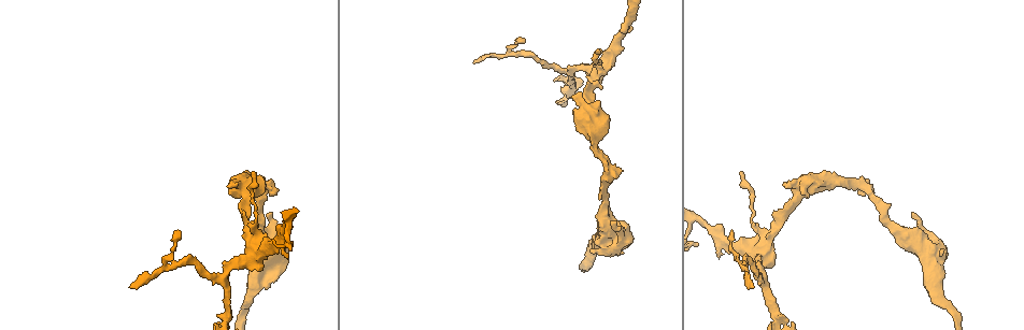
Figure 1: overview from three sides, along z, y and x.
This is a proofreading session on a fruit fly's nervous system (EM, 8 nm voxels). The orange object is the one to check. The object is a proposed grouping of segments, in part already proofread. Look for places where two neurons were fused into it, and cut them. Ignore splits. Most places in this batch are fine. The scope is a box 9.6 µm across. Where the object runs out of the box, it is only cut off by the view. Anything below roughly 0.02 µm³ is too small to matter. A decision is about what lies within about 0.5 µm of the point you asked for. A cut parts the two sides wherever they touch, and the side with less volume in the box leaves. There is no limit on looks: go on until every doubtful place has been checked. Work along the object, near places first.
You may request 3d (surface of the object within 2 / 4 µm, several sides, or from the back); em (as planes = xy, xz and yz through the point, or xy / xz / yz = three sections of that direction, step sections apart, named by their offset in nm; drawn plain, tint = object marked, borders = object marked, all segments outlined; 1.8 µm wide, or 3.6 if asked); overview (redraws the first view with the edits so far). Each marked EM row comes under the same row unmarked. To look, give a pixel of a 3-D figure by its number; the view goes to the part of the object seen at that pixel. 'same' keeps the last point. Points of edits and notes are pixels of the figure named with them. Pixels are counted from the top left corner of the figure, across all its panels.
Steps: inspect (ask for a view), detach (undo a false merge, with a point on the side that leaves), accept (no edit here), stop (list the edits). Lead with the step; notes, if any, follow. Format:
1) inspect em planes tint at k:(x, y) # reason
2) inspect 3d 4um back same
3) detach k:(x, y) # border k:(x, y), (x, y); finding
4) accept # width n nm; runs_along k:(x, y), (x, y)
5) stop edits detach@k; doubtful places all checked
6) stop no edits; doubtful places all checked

inspect em 3.6um xy step 16 tint at 1:(925, 251) # thick turns thin

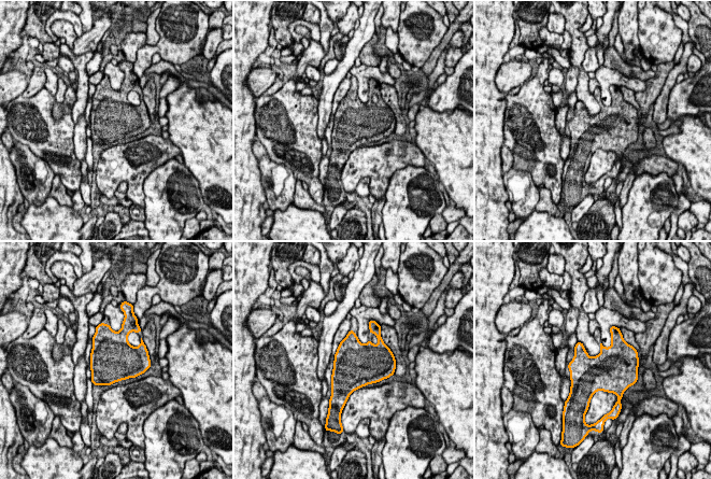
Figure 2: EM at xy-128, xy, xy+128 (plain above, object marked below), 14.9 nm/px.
inspect em 3.6um planes borders same

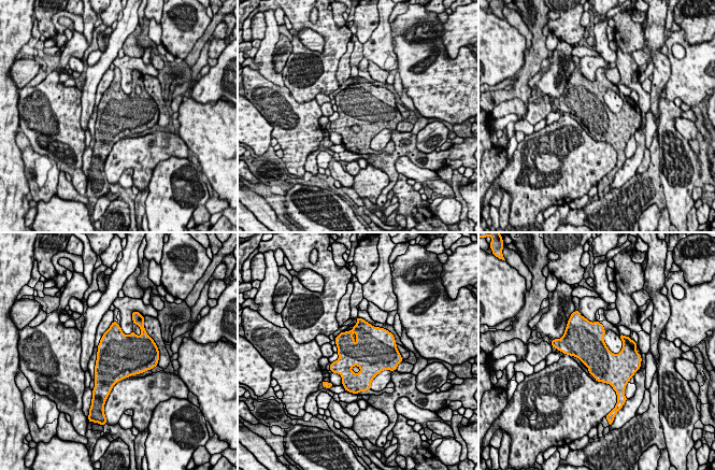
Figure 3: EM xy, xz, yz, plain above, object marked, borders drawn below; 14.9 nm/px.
accept # width 460 nm; continuous, no second neuron

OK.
inspect 3d 4um at 1:(250, 252) # sharp bend

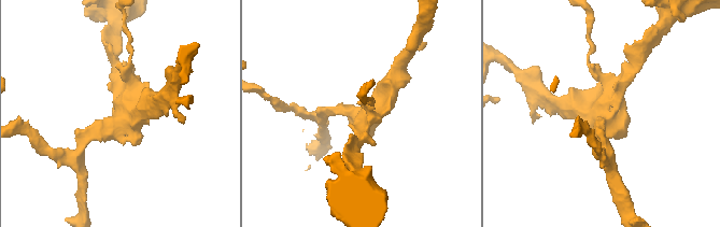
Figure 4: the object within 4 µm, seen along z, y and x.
inspect em planes tint at 4:(612, 111)

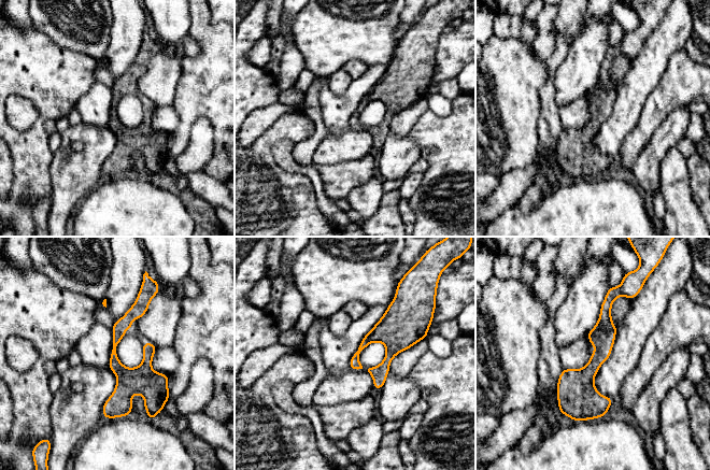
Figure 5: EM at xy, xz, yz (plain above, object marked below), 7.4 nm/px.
accept # runs_along 5:(612, 295), (576, 417); all the same neuron

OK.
inspect 3d 2um at 1:(269, 185) # sharp bend

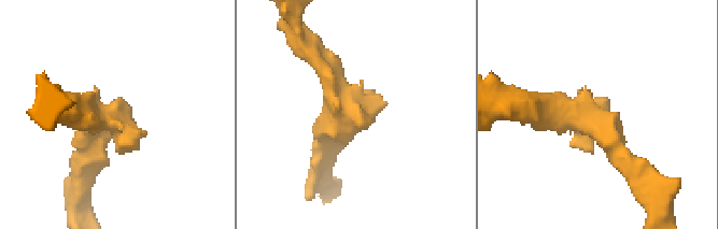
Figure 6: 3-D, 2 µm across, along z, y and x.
inspect em 3.6um planes borders at 6:(592, 118) # arm_widths 190, 200 nm

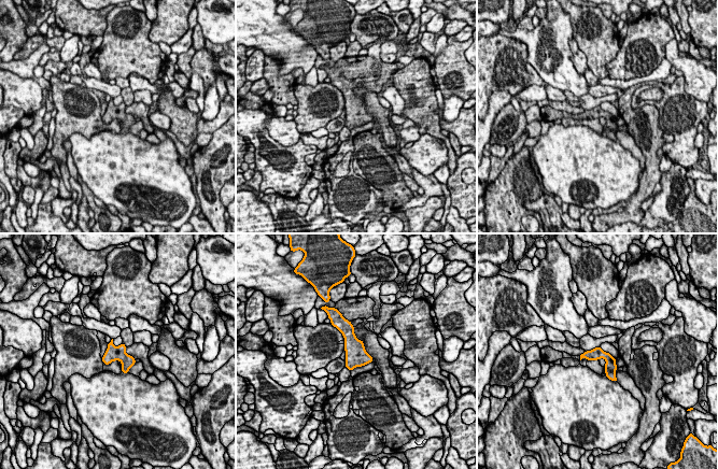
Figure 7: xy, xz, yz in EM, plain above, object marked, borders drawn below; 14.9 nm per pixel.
accept # width 180 nm; runs_along 7:(587, 354), (603, 354), (613, 377); continuous, no second neuron

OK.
stop no edits; doubtful places all checked

